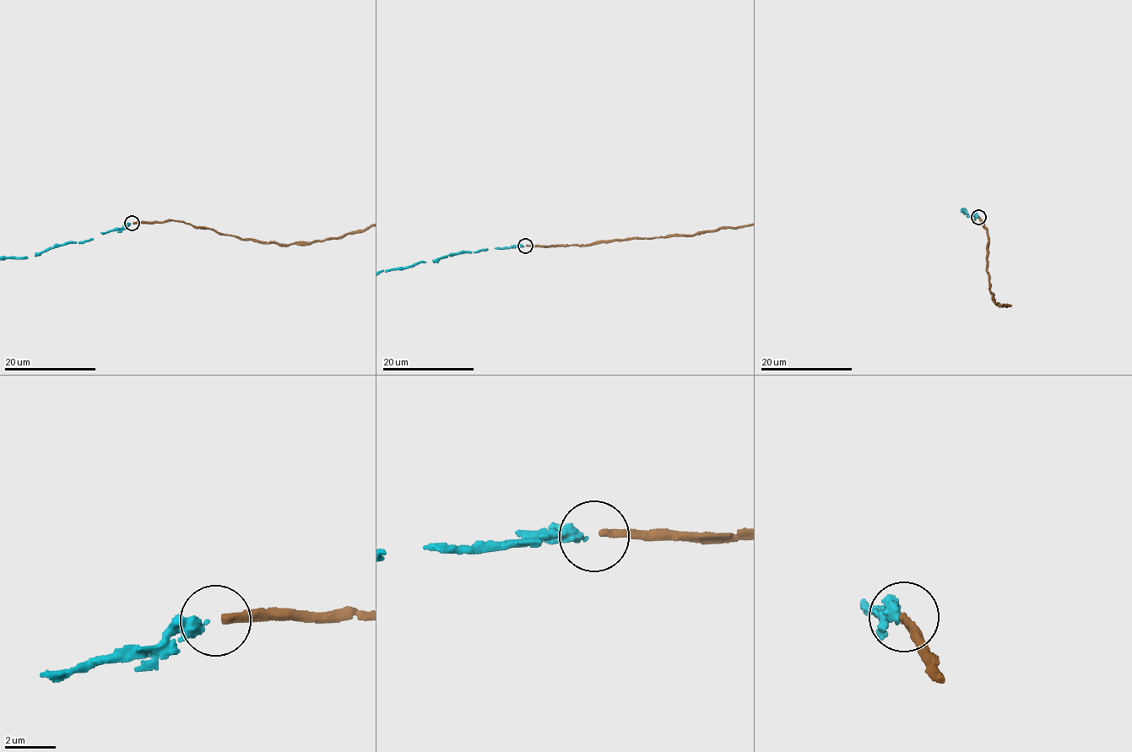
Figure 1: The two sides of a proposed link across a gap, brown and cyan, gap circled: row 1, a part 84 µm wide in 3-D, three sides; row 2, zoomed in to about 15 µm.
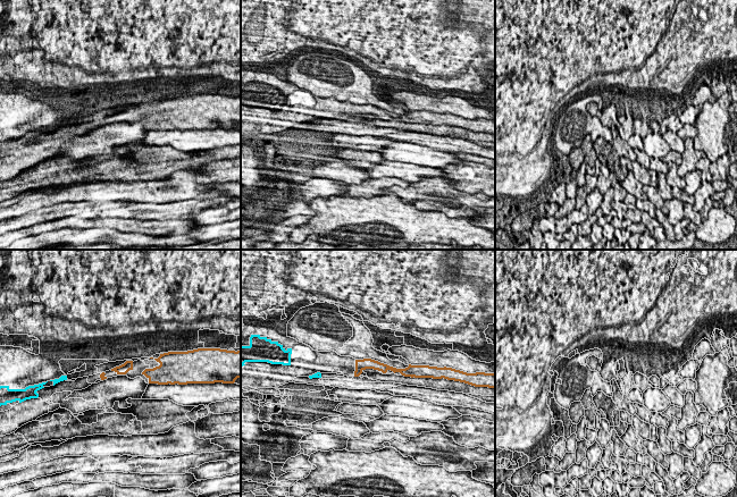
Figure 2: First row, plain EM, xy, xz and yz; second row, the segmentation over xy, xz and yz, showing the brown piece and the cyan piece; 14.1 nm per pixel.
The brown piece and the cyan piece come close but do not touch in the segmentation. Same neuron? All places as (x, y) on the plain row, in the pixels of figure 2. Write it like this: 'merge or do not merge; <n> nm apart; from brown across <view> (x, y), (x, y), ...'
merge; 480 nm apart; from brown across xy (100, 121), (66, 121)

